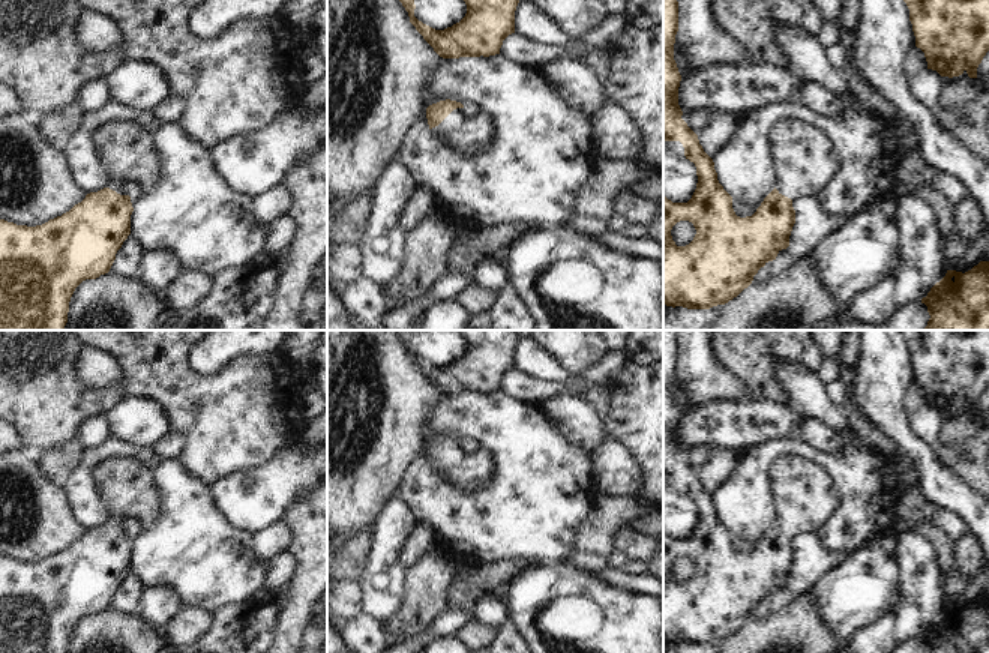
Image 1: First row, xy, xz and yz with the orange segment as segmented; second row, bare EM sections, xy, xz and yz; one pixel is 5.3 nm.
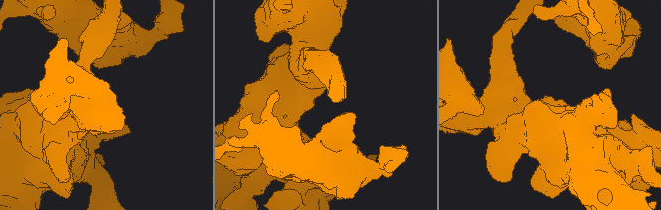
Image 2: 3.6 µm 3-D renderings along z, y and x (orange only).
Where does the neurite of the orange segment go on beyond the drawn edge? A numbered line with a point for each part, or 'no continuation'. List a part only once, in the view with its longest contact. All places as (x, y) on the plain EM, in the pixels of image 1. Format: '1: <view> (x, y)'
1: xz (467, 469)

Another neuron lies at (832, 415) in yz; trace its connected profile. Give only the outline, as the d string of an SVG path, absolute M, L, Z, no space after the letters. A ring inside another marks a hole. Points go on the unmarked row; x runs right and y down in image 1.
M776 362L776 374L794 405L816 411L822 422L833 429L849 428L843 408L830 402L827 386L818 374L797 365L782 365L779 362Z

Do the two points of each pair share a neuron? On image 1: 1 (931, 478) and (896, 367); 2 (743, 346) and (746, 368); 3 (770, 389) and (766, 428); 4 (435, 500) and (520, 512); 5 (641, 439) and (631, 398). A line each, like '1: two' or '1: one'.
1: one
2: one
3: two
4: one
5: one

